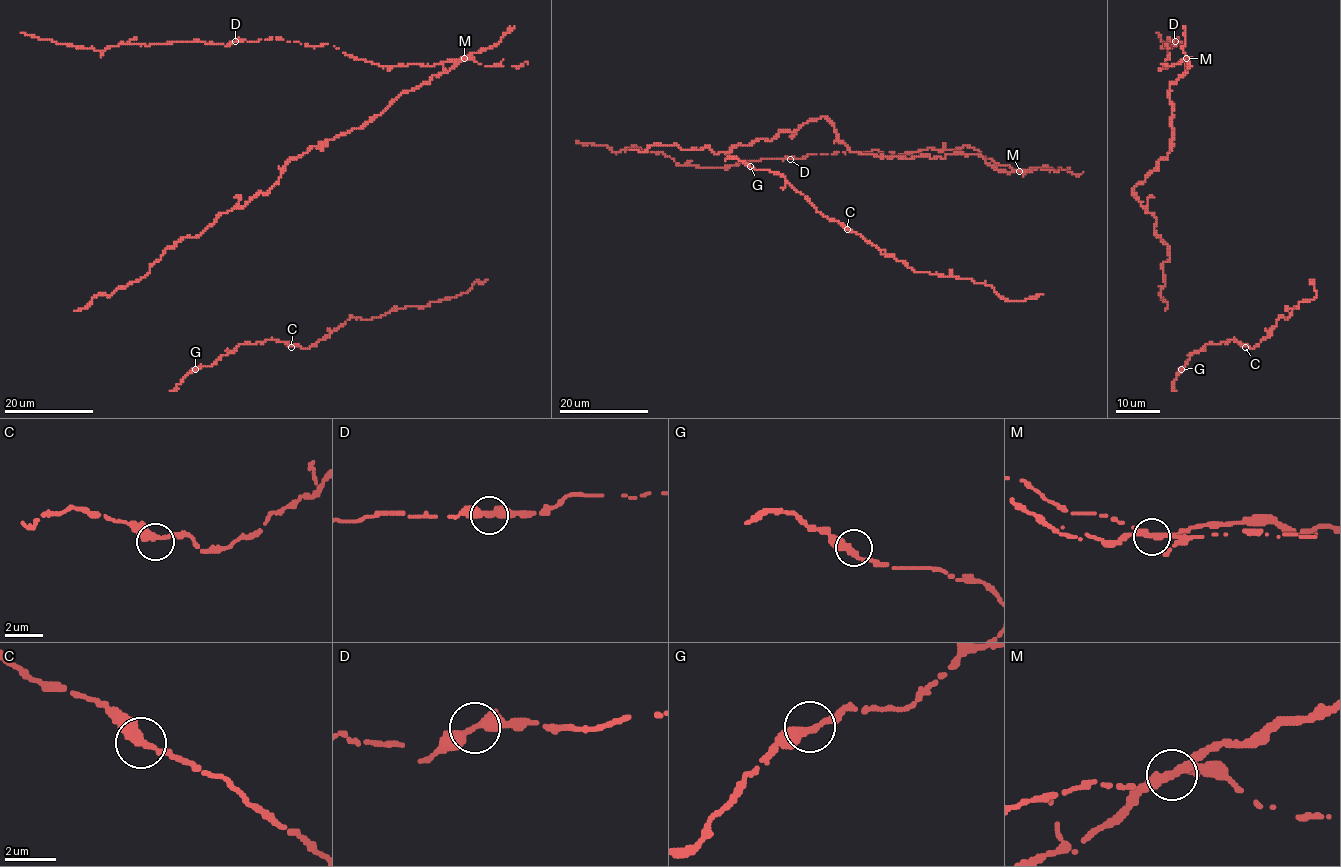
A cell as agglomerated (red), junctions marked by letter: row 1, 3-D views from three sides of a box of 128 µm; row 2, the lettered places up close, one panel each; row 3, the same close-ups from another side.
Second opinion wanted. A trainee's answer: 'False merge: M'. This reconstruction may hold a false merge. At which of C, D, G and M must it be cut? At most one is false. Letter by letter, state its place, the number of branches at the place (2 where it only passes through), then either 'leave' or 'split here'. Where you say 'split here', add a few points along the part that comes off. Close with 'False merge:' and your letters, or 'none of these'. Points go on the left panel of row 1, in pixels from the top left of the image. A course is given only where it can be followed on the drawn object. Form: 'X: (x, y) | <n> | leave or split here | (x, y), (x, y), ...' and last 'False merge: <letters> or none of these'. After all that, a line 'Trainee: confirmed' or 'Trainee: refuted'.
C: (291, 347) | 2 | leave
D: (235, 41) | 2 | leave
G: (195, 369) | 2 | leave
M: (464, 58) | 2 | split here | (464, 59), (402, 92), (359, 128), (290, 160), (266, 194), (183, 237), (144, 277), (73, 311)
False merge: M
Trainee: confirmed

